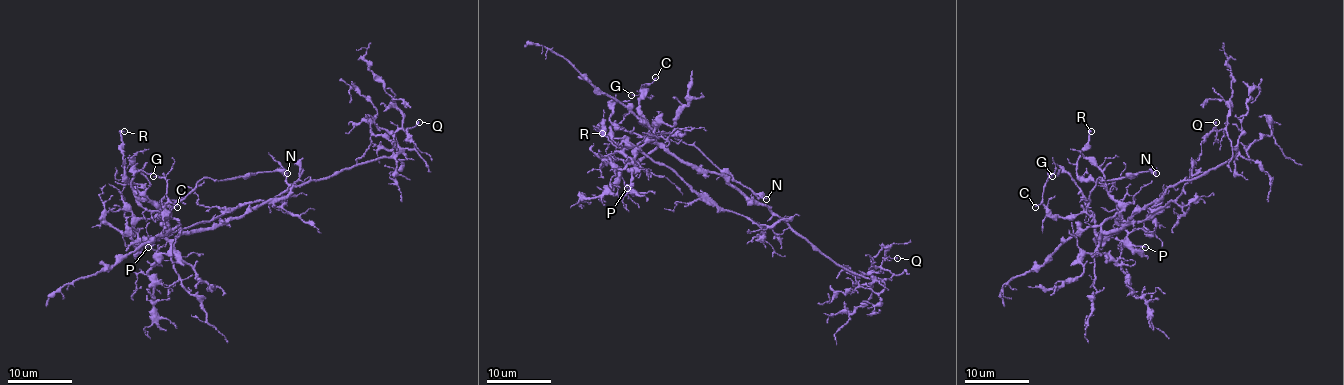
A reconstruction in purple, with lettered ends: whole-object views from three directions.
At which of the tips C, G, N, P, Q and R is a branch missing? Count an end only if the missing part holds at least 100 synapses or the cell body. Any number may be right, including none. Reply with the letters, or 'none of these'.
none of these

